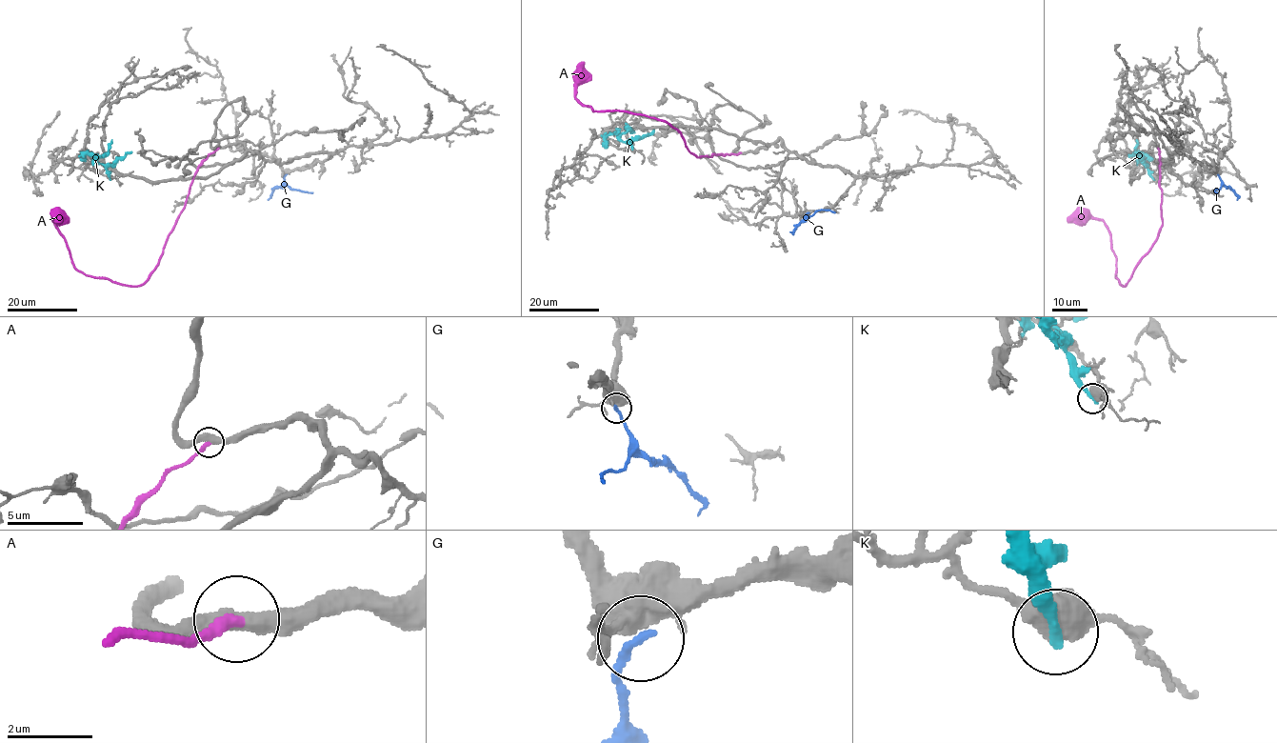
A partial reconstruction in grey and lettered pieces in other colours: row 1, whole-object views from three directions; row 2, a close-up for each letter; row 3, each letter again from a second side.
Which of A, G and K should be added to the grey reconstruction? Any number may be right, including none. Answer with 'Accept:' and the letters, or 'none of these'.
Accept: A

